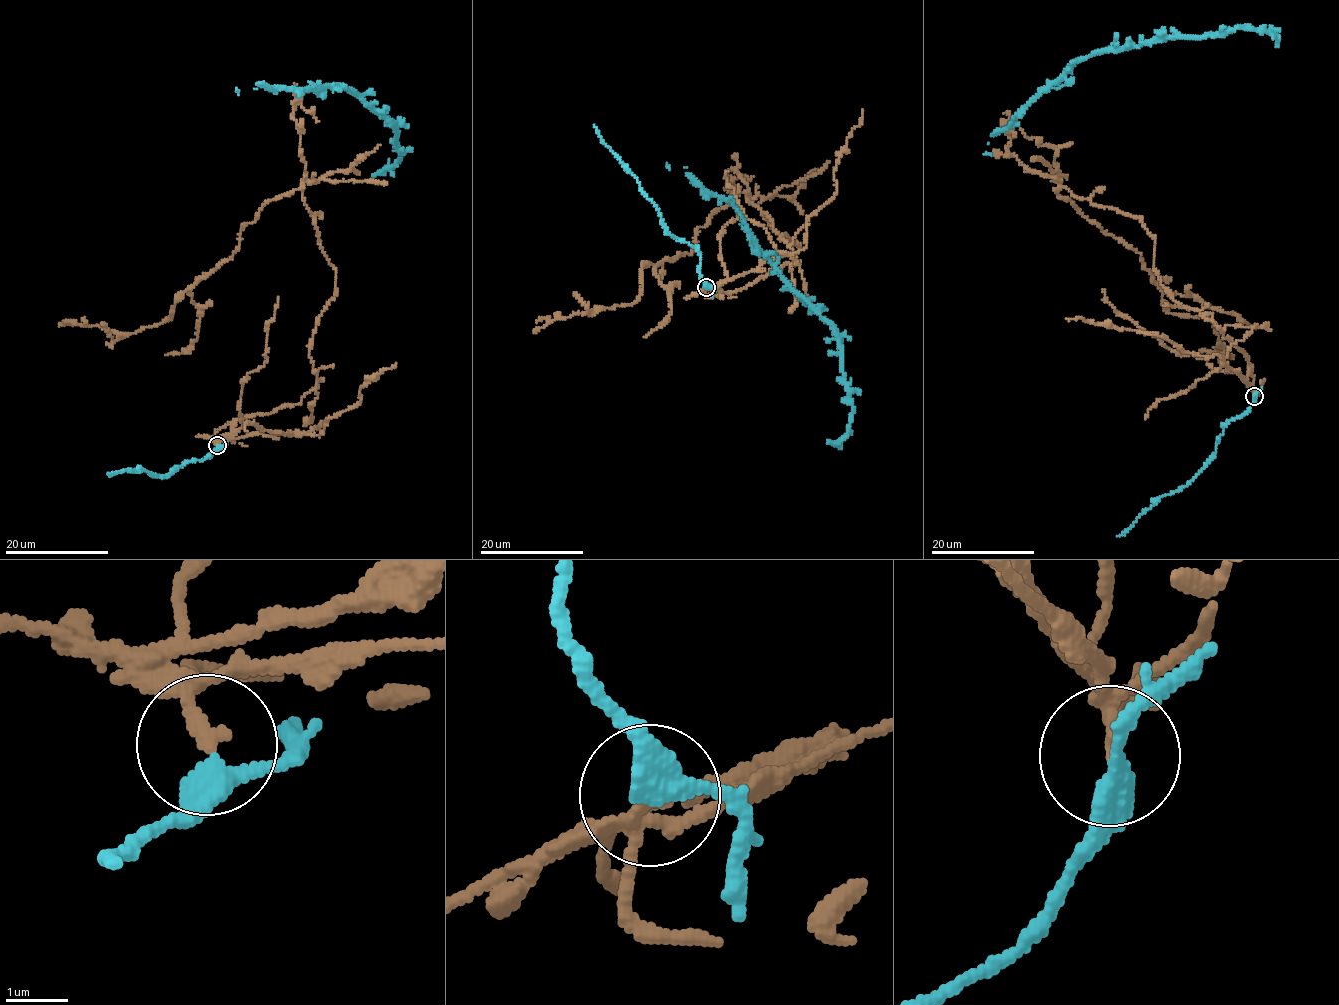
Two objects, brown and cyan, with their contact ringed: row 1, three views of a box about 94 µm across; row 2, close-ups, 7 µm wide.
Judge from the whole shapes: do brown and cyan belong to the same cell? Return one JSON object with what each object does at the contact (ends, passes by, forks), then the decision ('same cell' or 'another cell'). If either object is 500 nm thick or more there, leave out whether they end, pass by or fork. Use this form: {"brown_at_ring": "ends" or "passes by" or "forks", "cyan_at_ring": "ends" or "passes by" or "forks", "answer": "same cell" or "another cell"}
{"brown_at_ring": "ends", "cyan_at_ring": "passes by", "answer": "another cell"}

